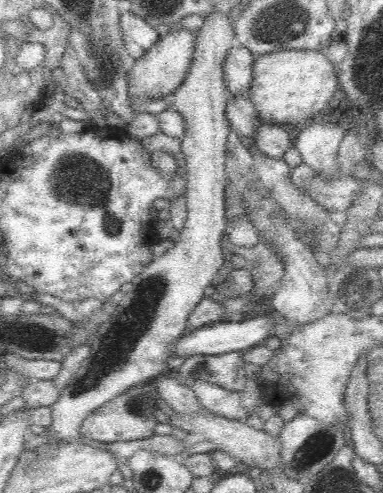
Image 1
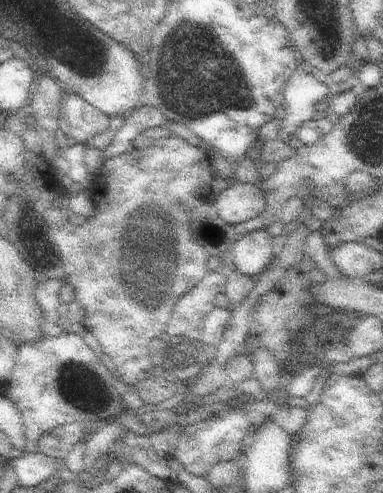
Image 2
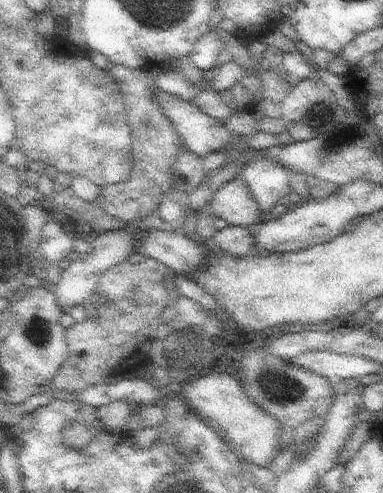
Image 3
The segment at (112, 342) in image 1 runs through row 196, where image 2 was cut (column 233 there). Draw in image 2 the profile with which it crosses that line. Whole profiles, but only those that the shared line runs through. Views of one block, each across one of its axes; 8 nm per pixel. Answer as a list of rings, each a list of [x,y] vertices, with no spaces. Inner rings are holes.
[[[235,182],[221,194],[213,196],[213,206],[227,224],[237,226],[257,218],[265,210],[265,196],[261,188],[253,184]]]

